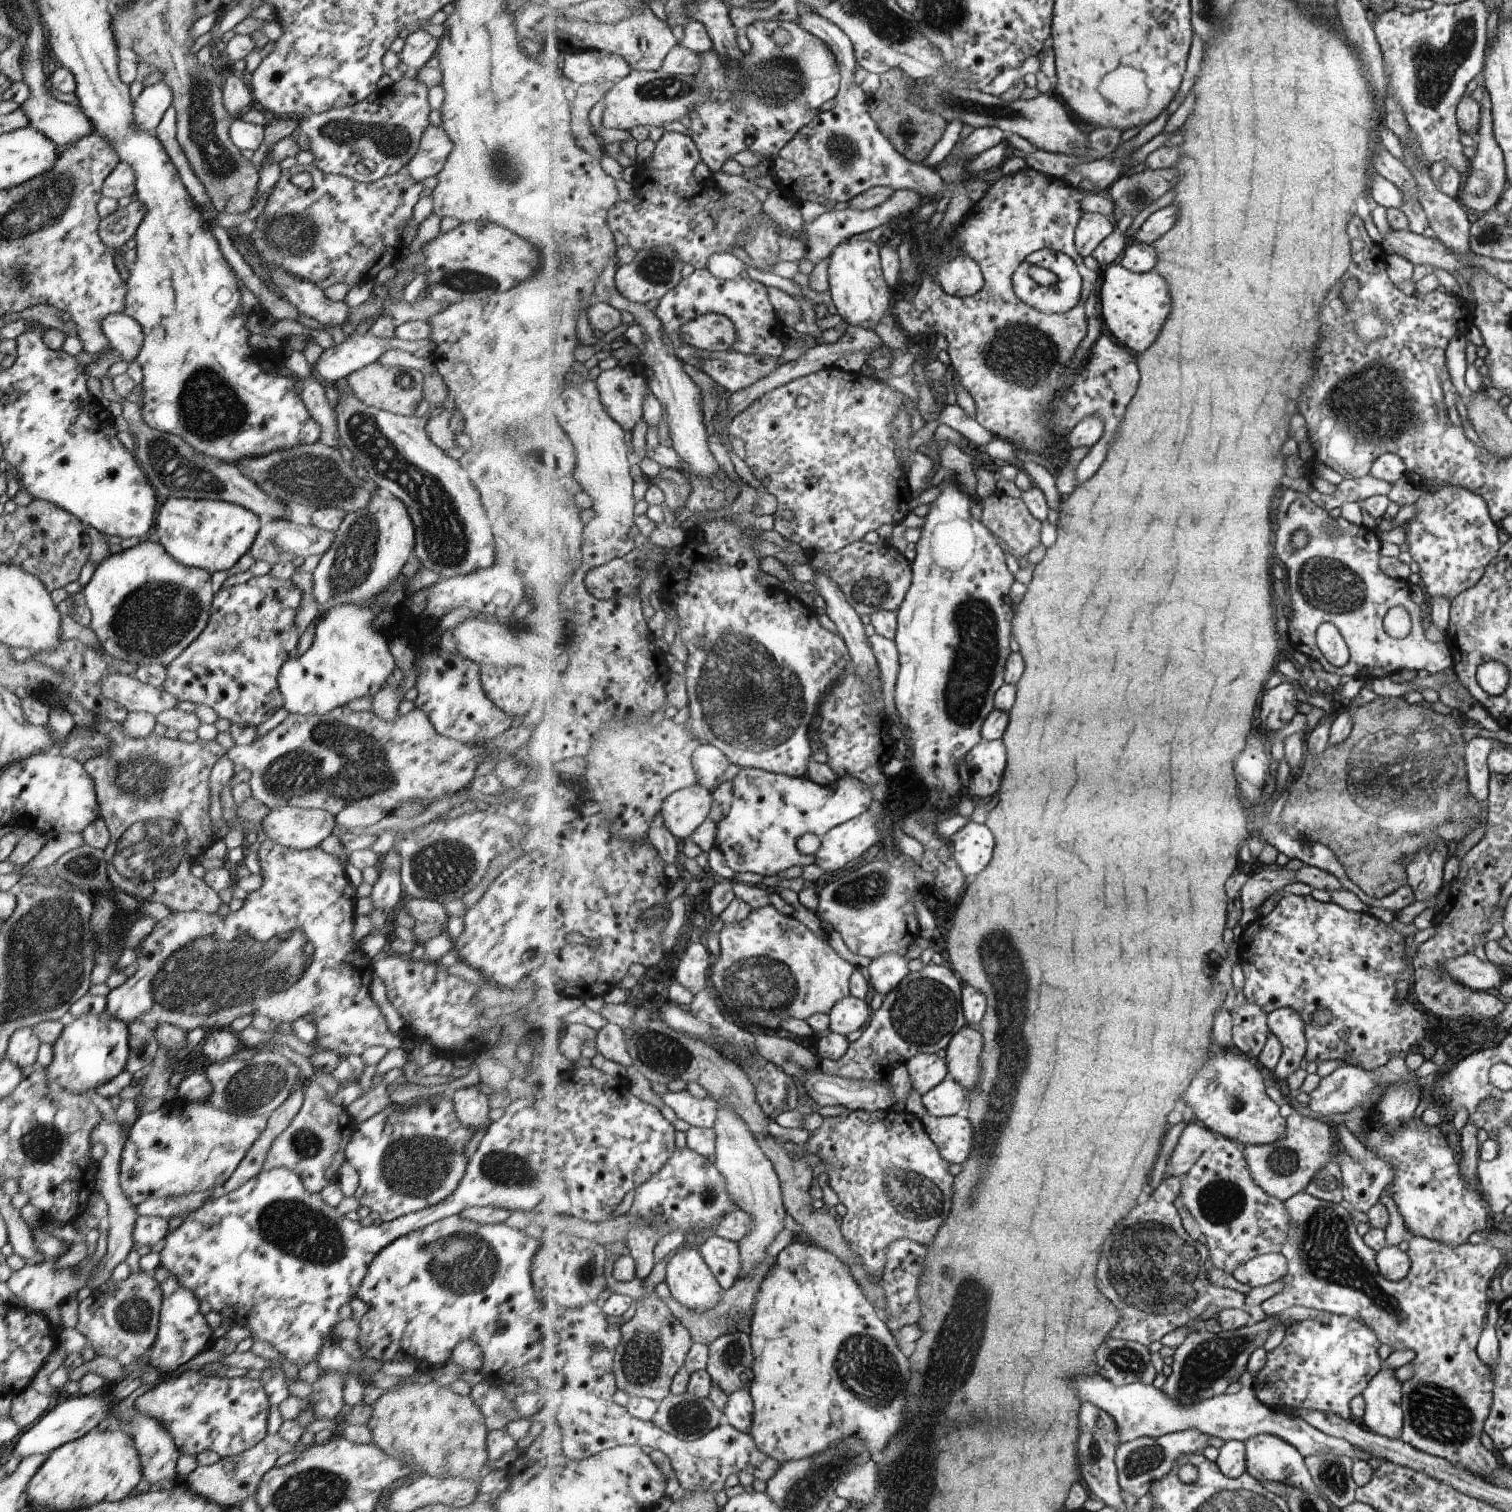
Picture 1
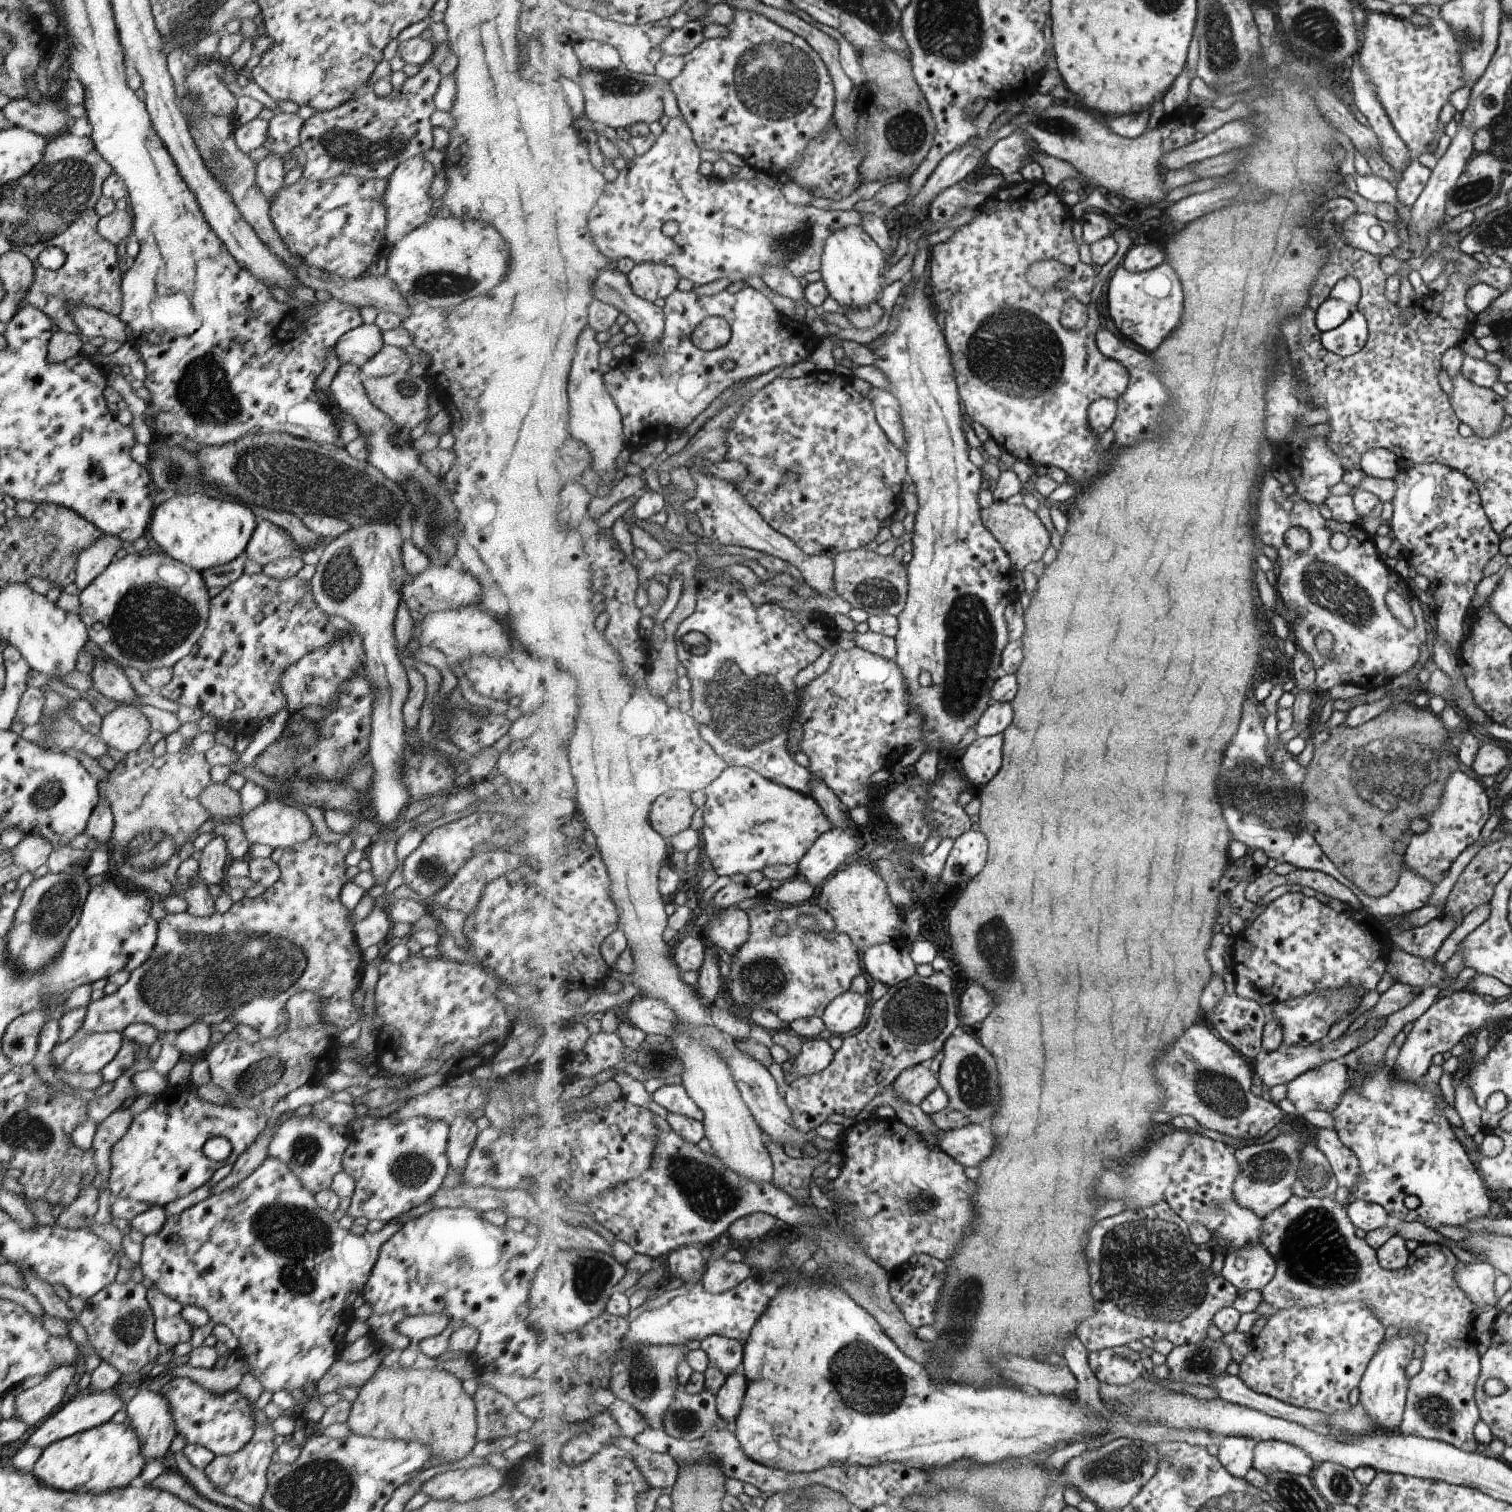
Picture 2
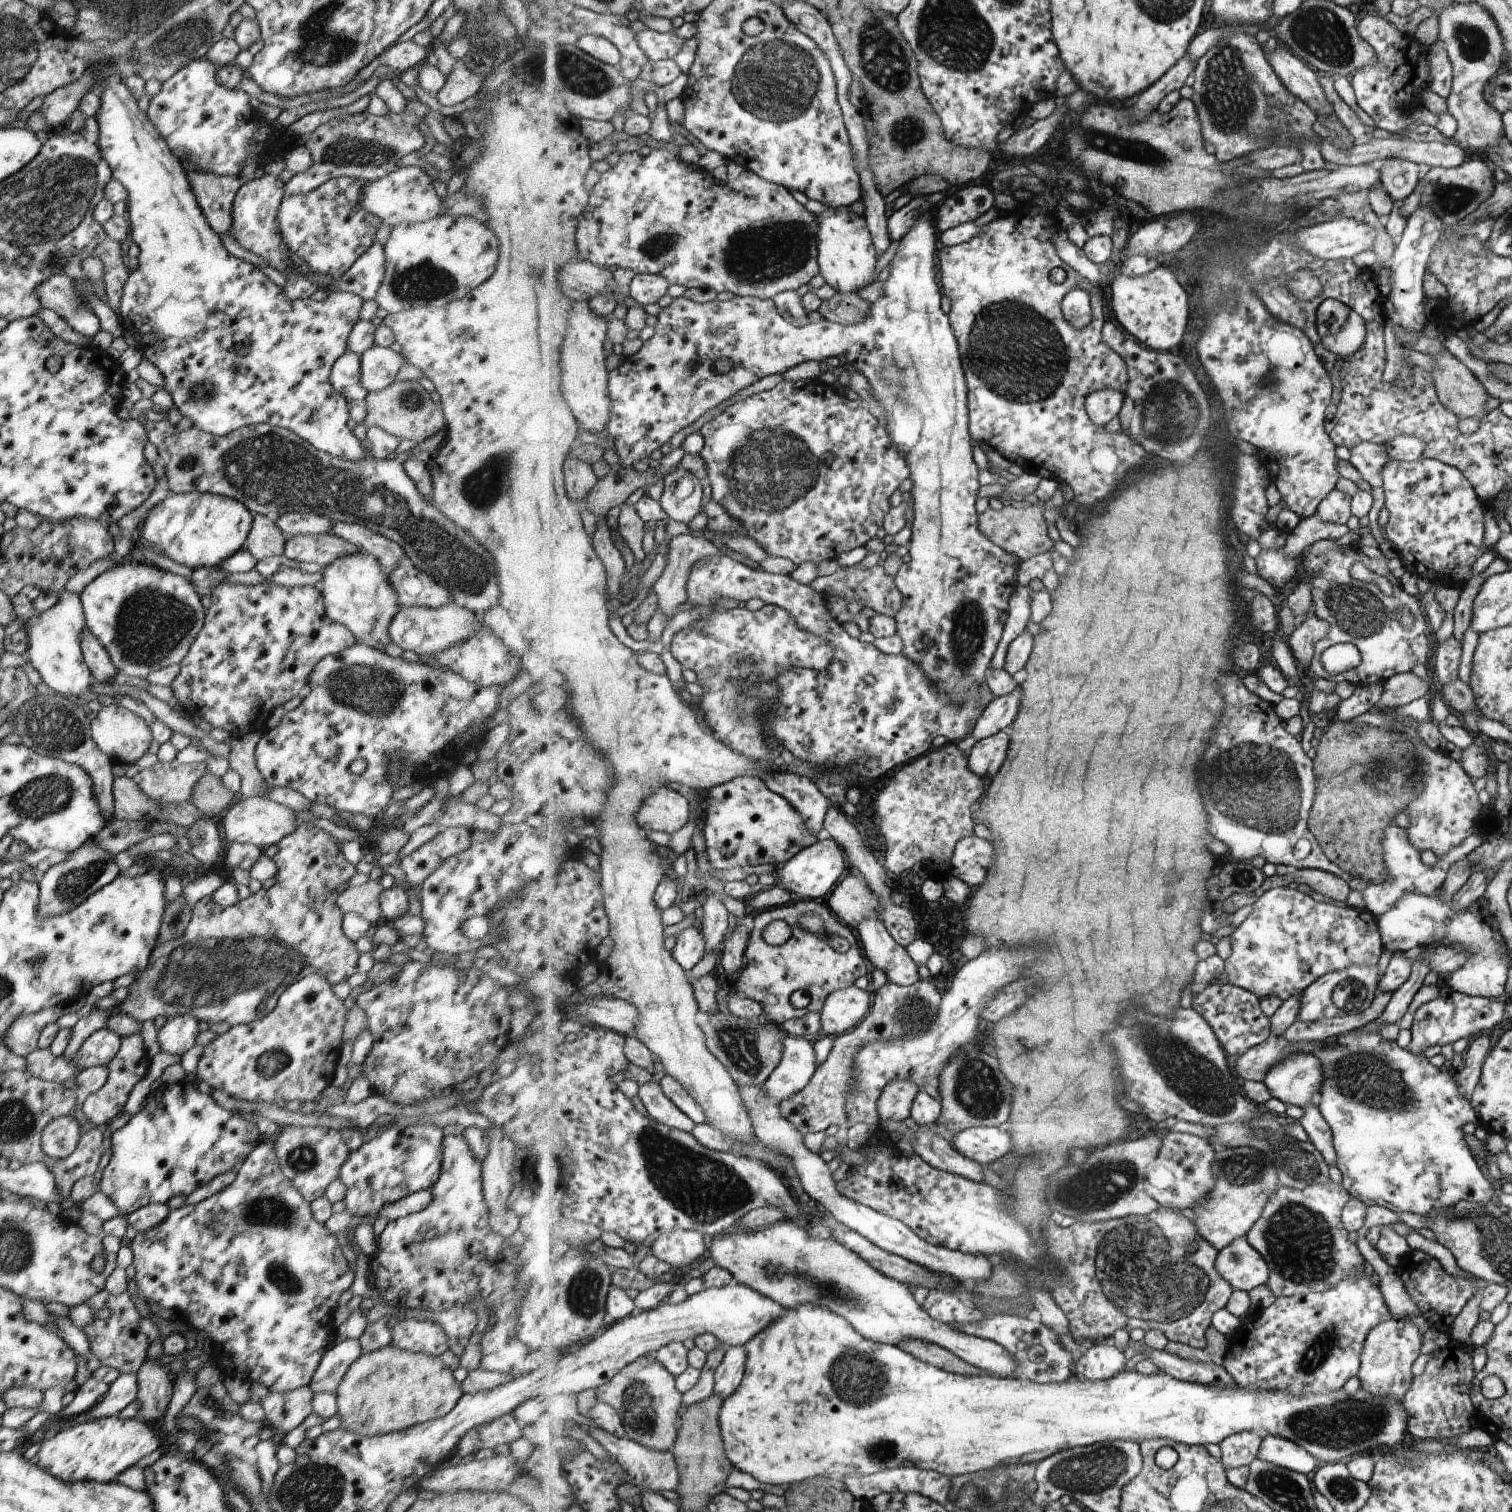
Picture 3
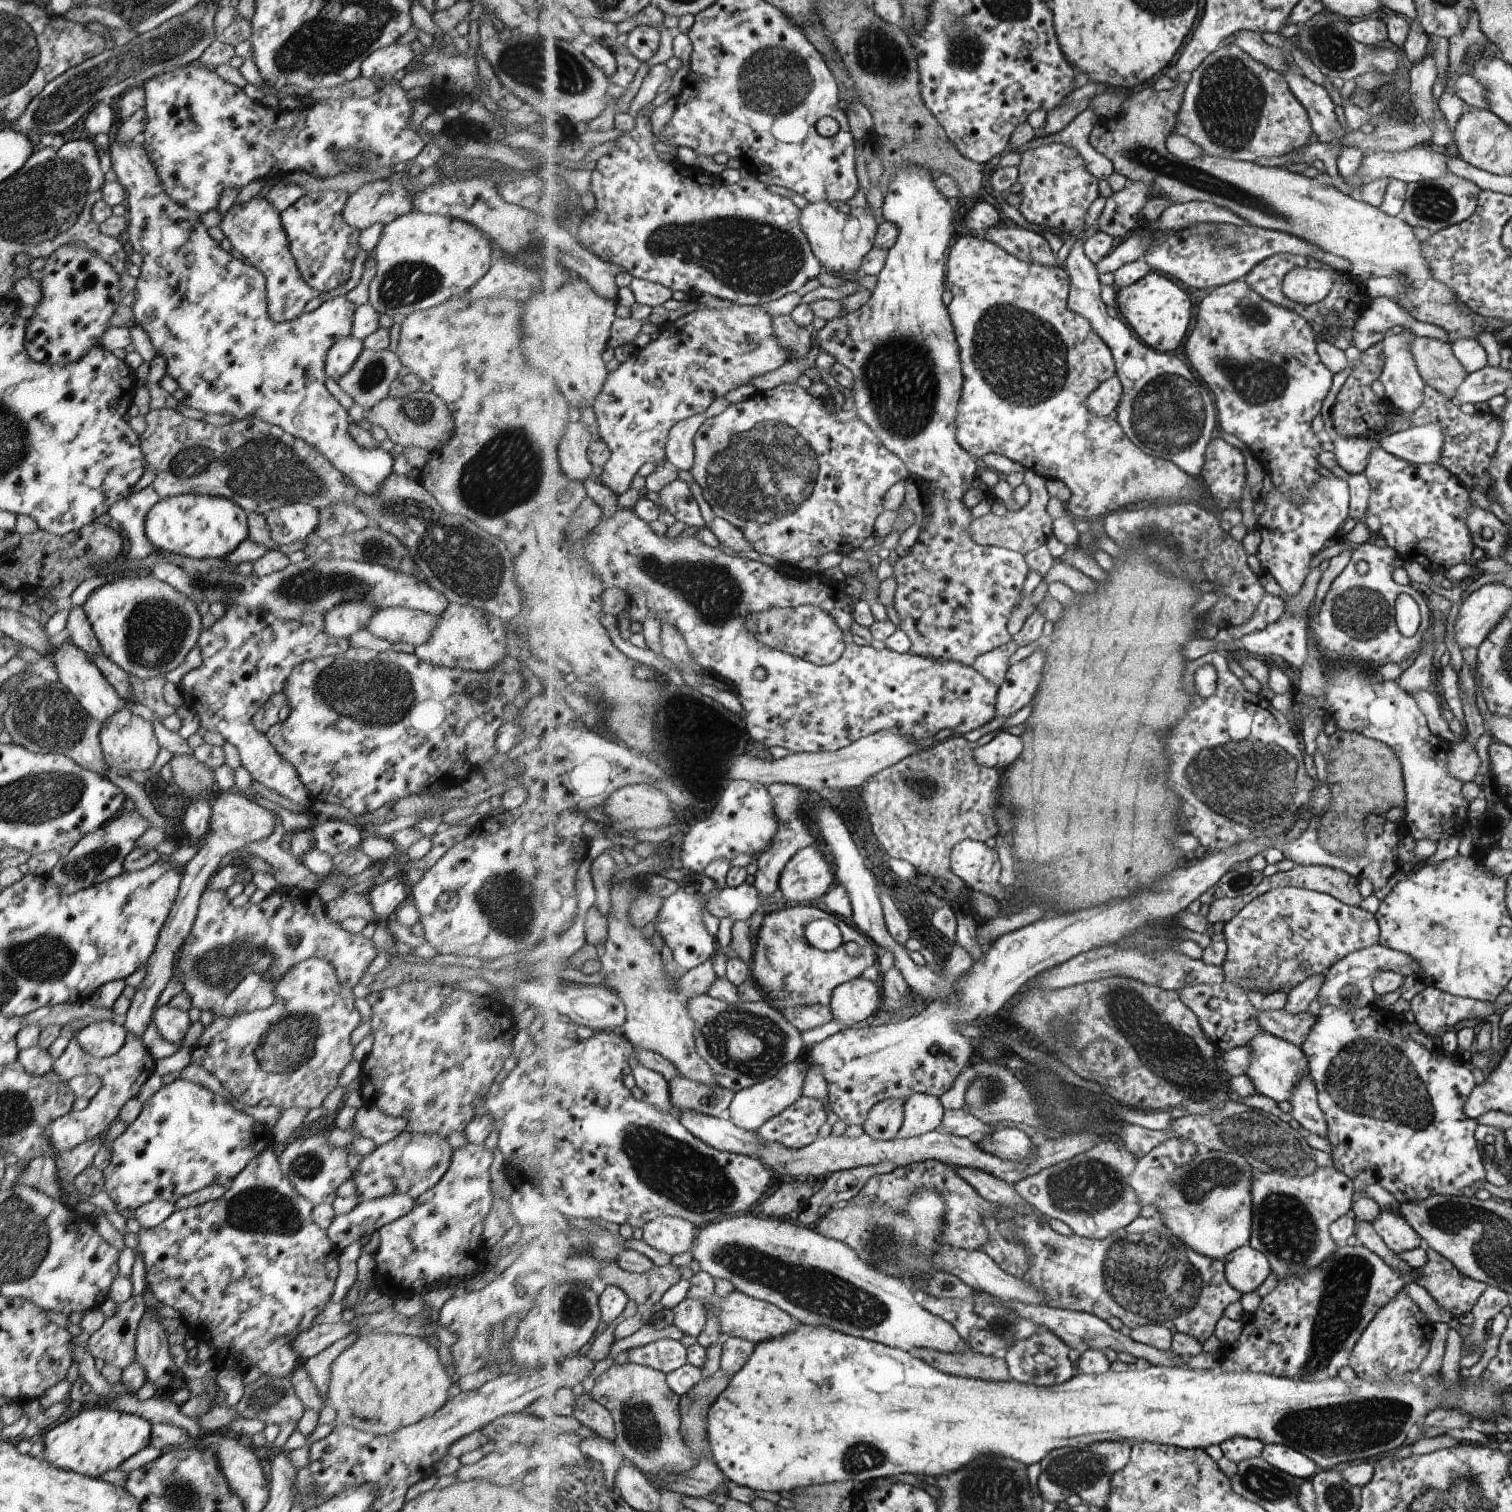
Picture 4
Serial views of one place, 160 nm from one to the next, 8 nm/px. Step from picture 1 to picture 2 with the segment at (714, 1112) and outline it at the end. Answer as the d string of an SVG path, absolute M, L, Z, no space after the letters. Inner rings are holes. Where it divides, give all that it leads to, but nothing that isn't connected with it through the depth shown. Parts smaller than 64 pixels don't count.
M665 1085L652 1095L656 1103L671 1113L679 1113L698 1121L703 1121L705 1118L703 1109L687 1092L685 1085Z

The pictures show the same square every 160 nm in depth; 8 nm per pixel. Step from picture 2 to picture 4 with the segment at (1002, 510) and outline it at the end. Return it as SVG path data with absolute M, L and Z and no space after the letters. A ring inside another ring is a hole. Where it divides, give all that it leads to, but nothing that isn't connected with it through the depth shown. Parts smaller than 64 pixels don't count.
M1028 470L1024 476L1030 491L1028 503L1019 511L1007 514L1005 517L988 513L983 518L974 519L972 526L969 526L969 534L971 534L969 538L973 538L979 545L1005 547L1026 556L1044 546L1047 540L1054 535L1054 519L1047 510L1051 497L1045 484L1041 484L1041 480L1045 482L1046 479L1031 470Z

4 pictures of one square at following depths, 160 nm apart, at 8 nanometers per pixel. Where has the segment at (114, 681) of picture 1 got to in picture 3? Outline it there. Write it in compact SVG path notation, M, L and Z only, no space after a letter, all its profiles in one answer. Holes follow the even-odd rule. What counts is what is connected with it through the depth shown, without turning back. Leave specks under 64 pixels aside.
M86 626L78 637L80 638L80 649L84 663L87 665L93 680L103 683L105 680L119 677L105 648Z

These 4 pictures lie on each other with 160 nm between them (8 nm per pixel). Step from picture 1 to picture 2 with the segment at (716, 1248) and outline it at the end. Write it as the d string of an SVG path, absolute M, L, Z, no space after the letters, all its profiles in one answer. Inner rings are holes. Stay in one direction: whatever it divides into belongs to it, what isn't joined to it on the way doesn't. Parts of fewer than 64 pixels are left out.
M721 1257L707 1265L700 1287L713 1294L721 1294L733 1290L753 1274L752 1268L743 1260L736 1263Z

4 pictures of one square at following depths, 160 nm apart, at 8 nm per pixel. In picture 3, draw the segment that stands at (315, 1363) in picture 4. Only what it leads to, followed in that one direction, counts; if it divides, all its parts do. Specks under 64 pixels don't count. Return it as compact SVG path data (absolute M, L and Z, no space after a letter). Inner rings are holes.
M345 1339L329 1346L323 1353L308 1387L314 1393L335 1393L349 1365L361 1356L358 1339Z

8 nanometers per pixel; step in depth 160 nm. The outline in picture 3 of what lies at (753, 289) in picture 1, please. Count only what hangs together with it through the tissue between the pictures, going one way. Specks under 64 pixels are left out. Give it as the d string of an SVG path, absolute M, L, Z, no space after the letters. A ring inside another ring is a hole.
M925 213L916 222L916 225L909 231L909 234L899 241L899 247L895 253L893 260L890 263L890 271L887 280L885 281L883 294L872 304L869 314L865 320L861 322L844 325L841 323L830 322L829 320L822 319L816 323L809 323L805 326L793 326L781 317L775 311L775 302L772 299L755 298L754 296L734 295L728 301L707 301L706 303L697 303L685 297L677 297L672 299L670 305L663 307L658 313L658 324L654 326L654 334L642 343L641 348L630 357L625 358L621 365L616 369L609 372L609 392L612 398L612 417L609 421L608 432L609 438L615 444L616 452L619 458L626 467L631 467L640 458L658 455L658 448L661 448L665 442L671 440L677 432L681 432L683 428L691 426L693 422L697 422L707 410L715 408L717 404L725 402L729 396L737 394L739 390L755 384L757 380L769 376L769 374L783 374L789 368L809 362L809 360L816 360L817 362L823 361L825 358L844 356L847 362L855 366L855 369L863 373L873 387L875 396L886 406L886 420L885 425L888 433L892 435L893 442L903 452L909 468L911 470L912 488L911 495L914 499L914 521L912 522L911 531L907 534L910 541L910 561L902 563L900 569L895 575L897 586L901 589L903 595L903 607L896 615L896 622L898 626L898 636L903 638L905 648L904 654L907 658L911 658L918 665L923 668L929 678L933 678L933 682L937 686L941 686L941 690L945 690L947 694L953 698L953 703L959 704L967 701L967 694L972 689L980 688L980 685L986 680L987 672L992 667L992 659L995 652L1001 643L1004 629L1009 619L1010 601L1018 584L1018 570L1021 566L1021 560L1017 555L1011 554L1009 551L1003 550L997 543L990 541L980 529L980 514L976 507L977 492L981 488L979 484L979 468L973 460L973 441L970 434L970 410L968 405L968 382L967 375L965 374L964 363L960 351L960 344L953 330L953 325L949 314L943 312L941 308L941 300L943 300L942 286L940 284L940 268L939 268L939 248L940 232L935 224L935 218ZM721 358L730 358L734 364L731 371L721 374L715 368L715 362Z

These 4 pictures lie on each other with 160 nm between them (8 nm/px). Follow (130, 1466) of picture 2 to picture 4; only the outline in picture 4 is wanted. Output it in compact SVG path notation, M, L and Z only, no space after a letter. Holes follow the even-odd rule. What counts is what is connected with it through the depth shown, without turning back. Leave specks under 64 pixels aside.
M107 1406L81 1410L76 1416L45 1432L40 1438L43 1444L41 1457L56 1468L98 1478L145 1448L151 1437L150 1426L137 1414L110 1410Z

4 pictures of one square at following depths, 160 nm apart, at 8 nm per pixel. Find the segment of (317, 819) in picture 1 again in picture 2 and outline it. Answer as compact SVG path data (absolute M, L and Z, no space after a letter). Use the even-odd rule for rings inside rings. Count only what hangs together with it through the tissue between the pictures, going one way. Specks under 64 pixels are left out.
M264 800L236 821L250 845L267 844L273 849L305 842L314 833L303 811L275 800Z

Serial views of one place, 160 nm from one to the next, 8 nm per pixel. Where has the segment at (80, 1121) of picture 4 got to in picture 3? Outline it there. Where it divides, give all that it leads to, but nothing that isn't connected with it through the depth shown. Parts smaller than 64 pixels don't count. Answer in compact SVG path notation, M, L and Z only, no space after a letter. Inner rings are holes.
M312 822L297 823L295 830L277 844L277 853L272 860L278 872L275 884L269 889L260 889L227 908L215 904L210 897L201 898L194 905L181 938L154 946L147 967L136 976L135 982L129 986L127 997L116 1008L99 1010L94 1007L78 1015L78 1020L71 1027L63 1058L81 1070L72 1060L79 1045L95 1030L104 1028L107 1018L115 1012L127 1014L140 1023L149 1022L157 1016L167 1019L177 1014L189 1014L208 1024L249 1024L272 1012L285 988L305 974L321 974L331 987L347 981L356 972L360 953L341 931L343 915L335 906L335 898L342 890L346 890L347 881L356 870L341 856L335 839ZM138 1033L123 1036L120 1040L121 1042L116 1056L107 1062L106 1068L108 1074L103 1086L95 1092L88 1094L82 1102L81 1111L83 1115L95 1127L105 1127L123 1112L123 1105L125 1104L125 1100L127 1100L129 1091L142 1076L147 1074L147 1070L151 1064L150 1057L146 1054L141 1036ZM59 1116L42 1130L41 1150L51 1158L65 1158L75 1150L79 1134L80 1128L73 1116Z

